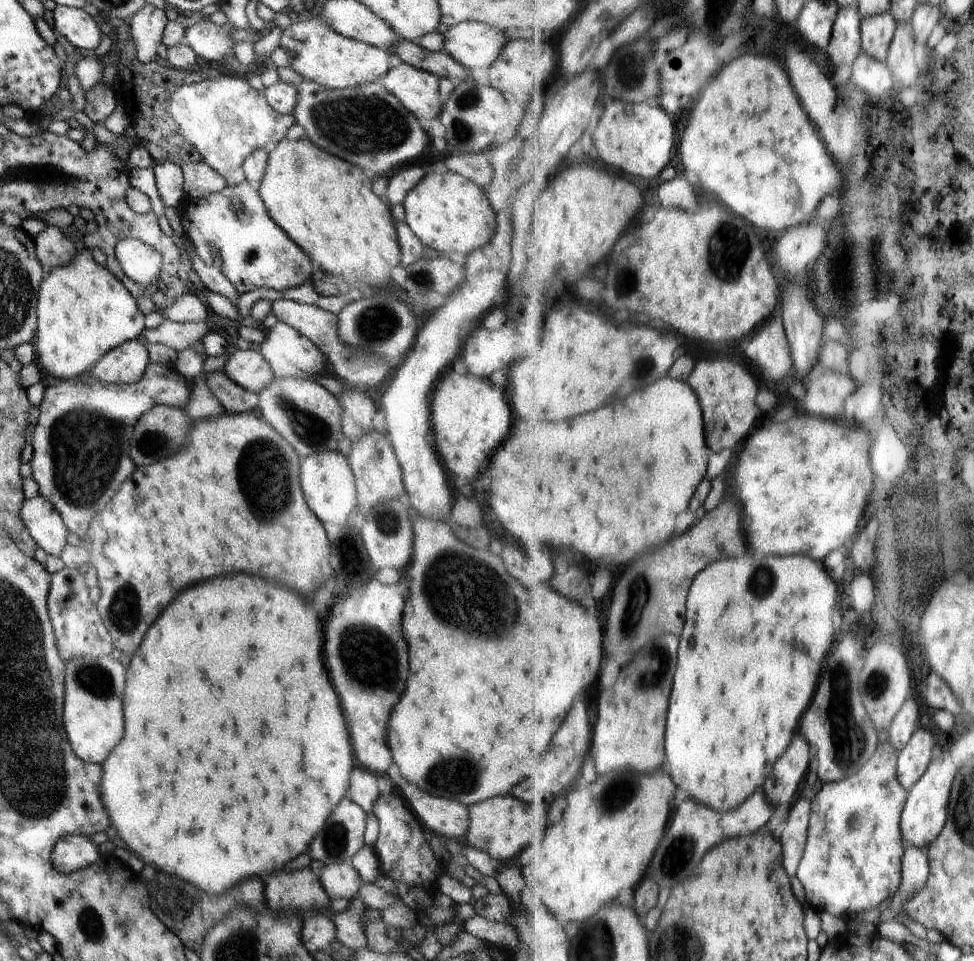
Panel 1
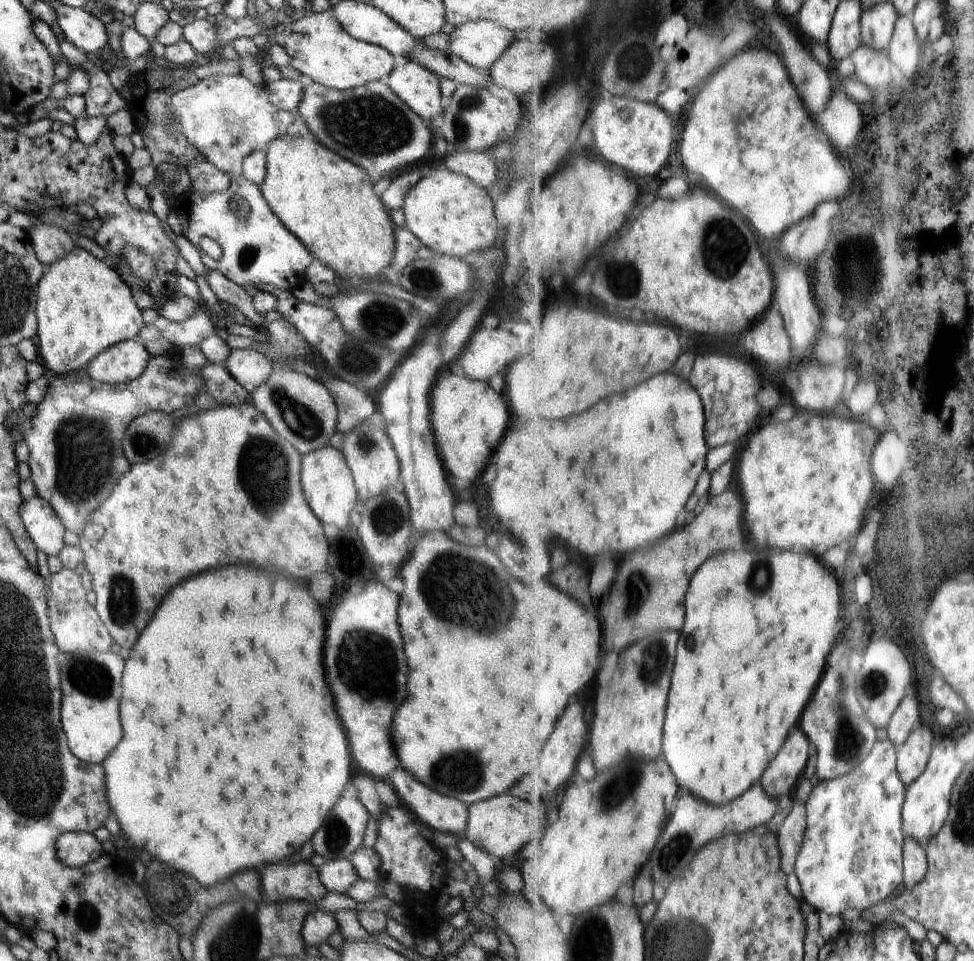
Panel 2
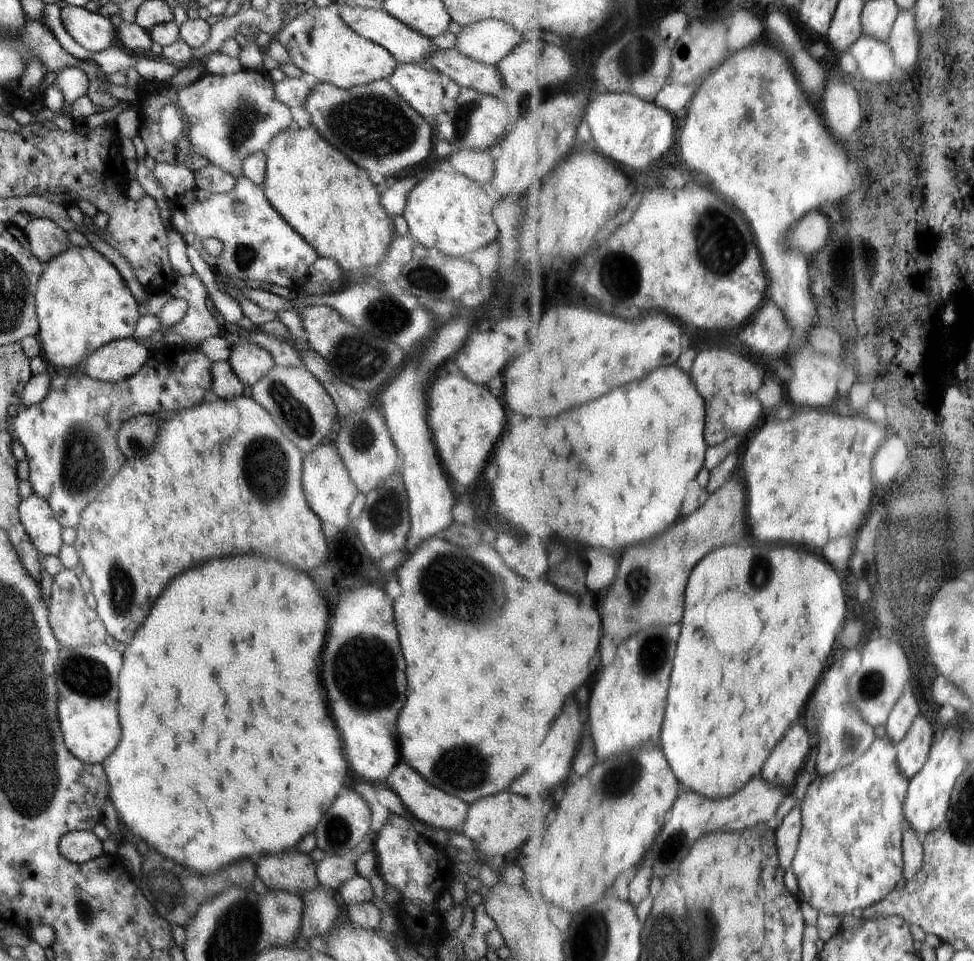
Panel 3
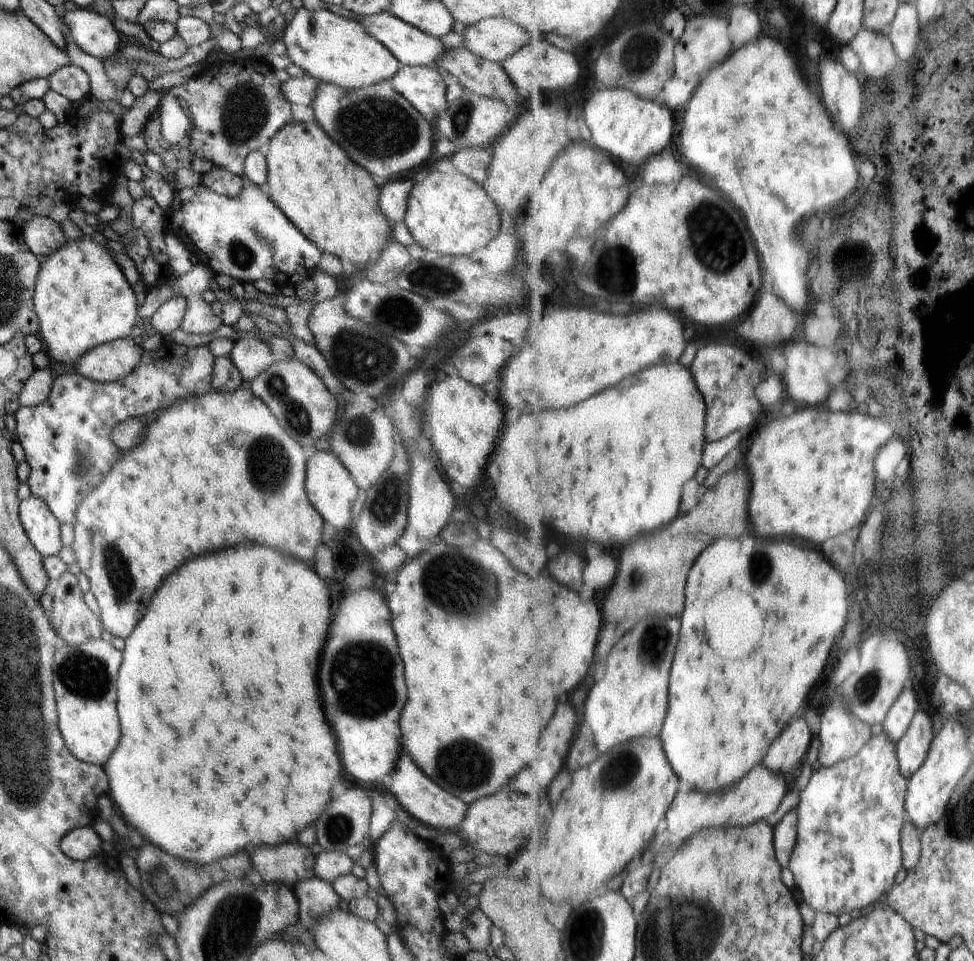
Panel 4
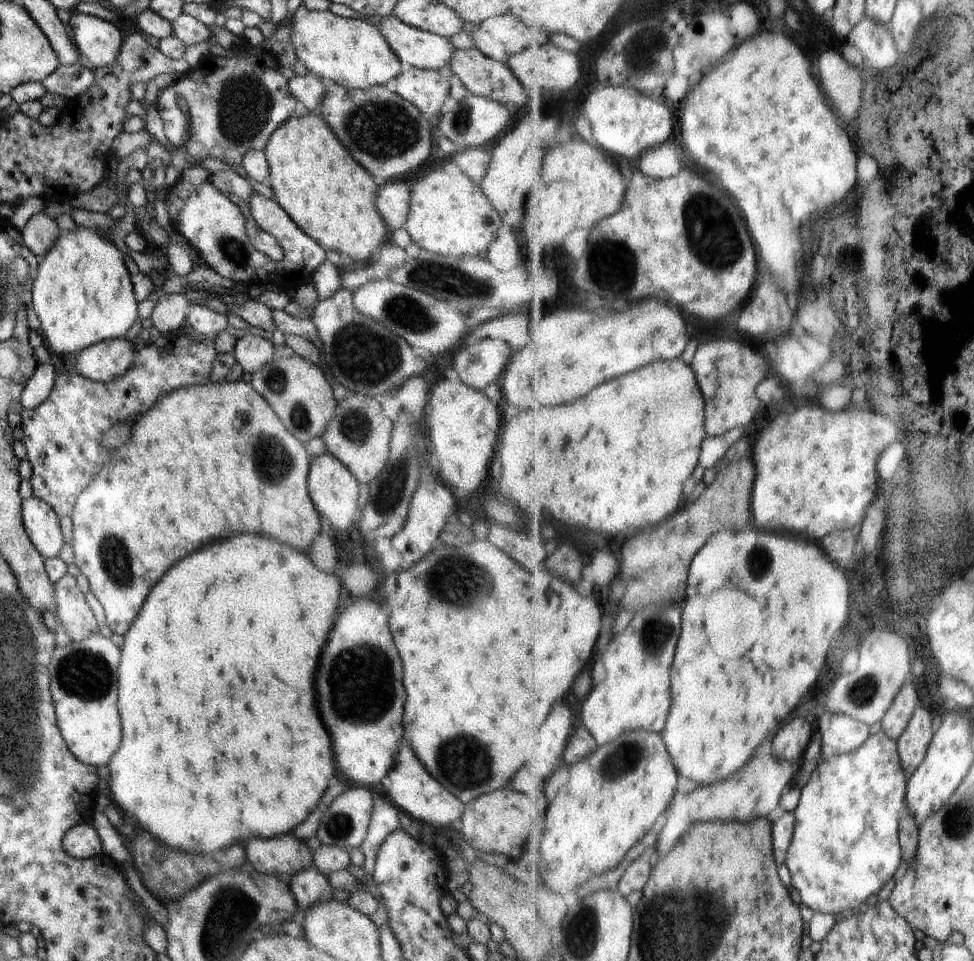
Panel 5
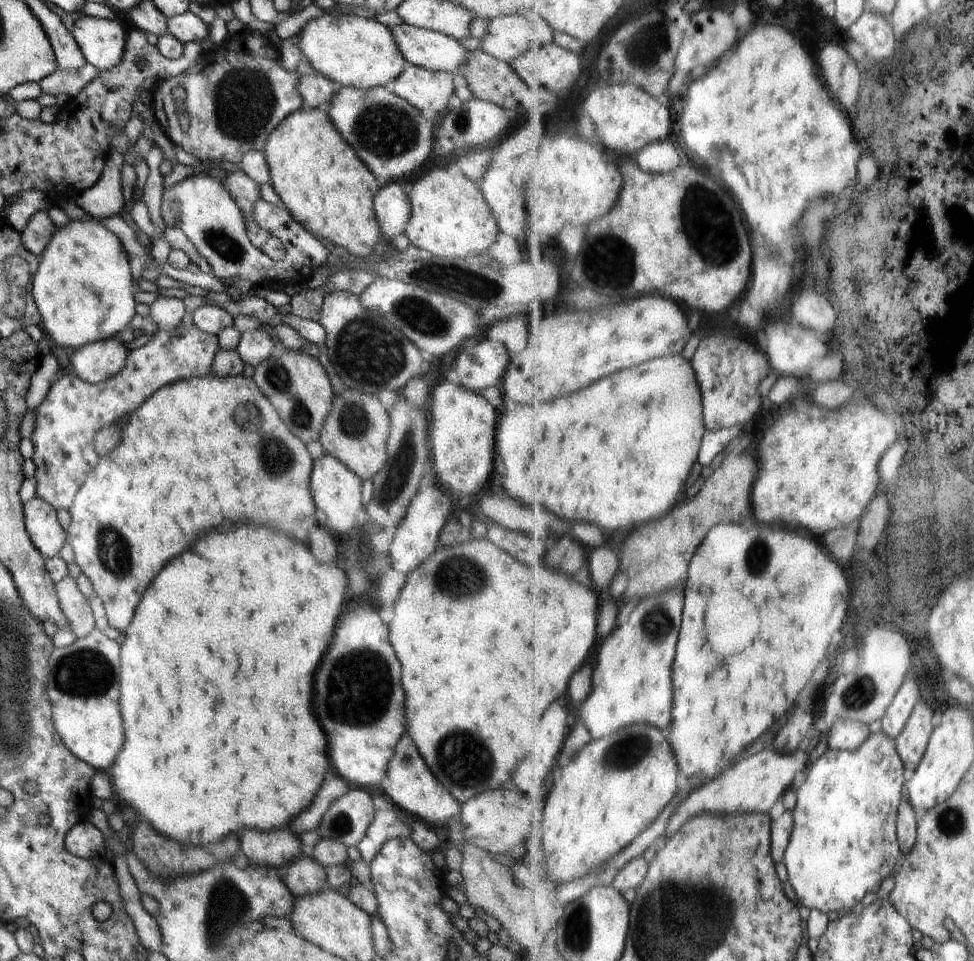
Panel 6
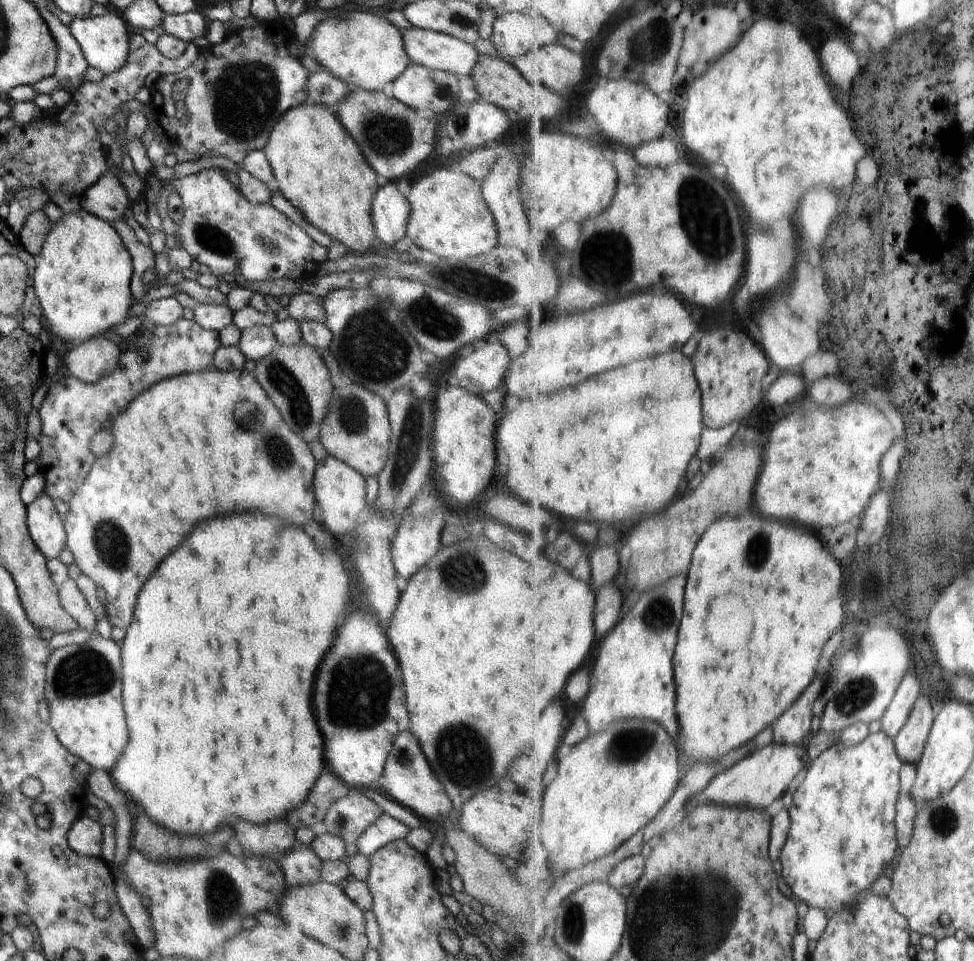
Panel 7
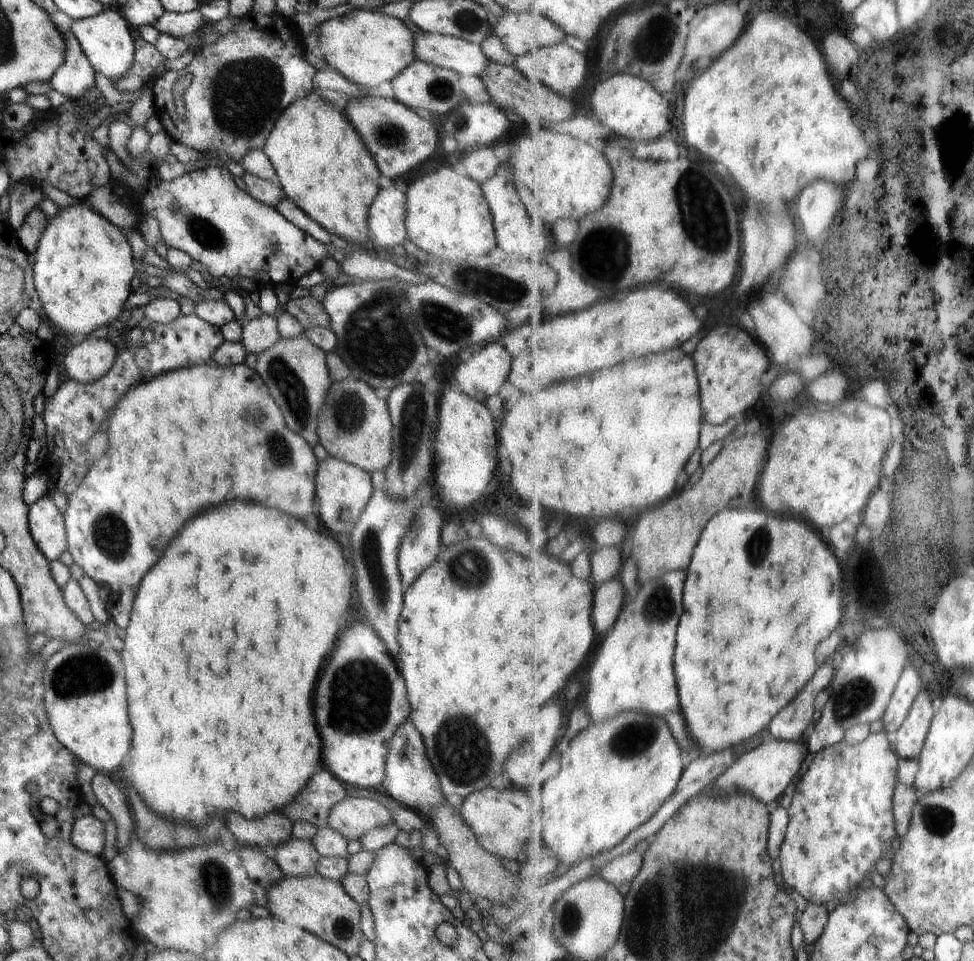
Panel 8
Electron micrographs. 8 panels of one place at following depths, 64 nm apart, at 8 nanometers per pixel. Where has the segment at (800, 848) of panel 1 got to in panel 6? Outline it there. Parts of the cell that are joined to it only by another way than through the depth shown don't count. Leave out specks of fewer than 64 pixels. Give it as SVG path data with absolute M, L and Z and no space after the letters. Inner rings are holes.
M786 810L779 819L773 821L774 846L772 849L772 856L775 857L780 878L787 884L787 886L790 885L791 881L785 861L785 854L790 846L790 842L792 842L794 822L795 818L791 810Z

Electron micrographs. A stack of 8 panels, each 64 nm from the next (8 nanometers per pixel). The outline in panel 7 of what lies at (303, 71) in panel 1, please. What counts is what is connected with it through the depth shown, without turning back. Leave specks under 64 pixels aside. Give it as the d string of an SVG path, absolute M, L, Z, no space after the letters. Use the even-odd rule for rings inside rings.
M352 9L342 15L324 18L316 26L316 30L310 34L305 46L312 48L316 56L314 60L317 60L326 72L330 72L332 76L340 78L349 87L366 91L381 90L386 82L393 81L400 76L400 73L404 72L404 69L408 68L411 63L406 50L404 50L404 42L402 42L402 32L400 30L394 24L390 24L386 18Z

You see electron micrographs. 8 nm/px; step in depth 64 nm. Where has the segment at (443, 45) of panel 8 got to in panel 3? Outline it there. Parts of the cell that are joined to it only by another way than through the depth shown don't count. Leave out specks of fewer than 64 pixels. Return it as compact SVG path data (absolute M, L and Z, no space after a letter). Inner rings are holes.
M343 4L338 7L340 18L344 20L354 32L363 38L382 46L392 57L400 63L422 63L424 58L432 55L438 47L432 39L424 37L420 32L409 28L406 24L399 22L394 16L387 14L383 9L364 9L361 7L348 7Z

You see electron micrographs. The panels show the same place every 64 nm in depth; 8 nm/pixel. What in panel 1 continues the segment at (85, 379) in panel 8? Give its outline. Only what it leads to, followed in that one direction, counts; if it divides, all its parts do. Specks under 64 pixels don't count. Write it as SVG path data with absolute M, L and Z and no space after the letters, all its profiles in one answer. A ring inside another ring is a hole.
M131 340L104 354L90 371L104 384L134 384L144 376L149 358L144 341Z

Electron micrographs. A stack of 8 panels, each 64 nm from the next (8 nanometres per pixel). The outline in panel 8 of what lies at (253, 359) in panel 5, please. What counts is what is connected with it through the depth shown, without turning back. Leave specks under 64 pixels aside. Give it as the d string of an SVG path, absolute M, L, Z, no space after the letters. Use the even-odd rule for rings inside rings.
M263 313L260 318L246 321L242 325L242 346L247 354L262 354L270 350L280 338L276 328L276 318L271 314Z

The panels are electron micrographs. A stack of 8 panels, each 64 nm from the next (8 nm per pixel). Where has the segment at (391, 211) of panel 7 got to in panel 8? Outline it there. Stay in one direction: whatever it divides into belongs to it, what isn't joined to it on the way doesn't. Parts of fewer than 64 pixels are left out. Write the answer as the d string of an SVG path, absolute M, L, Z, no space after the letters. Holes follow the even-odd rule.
M394 184L388 188L379 188L374 197L368 213L368 230L373 243L373 248L386 255L390 254L393 246L403 244L407 239L407 228L404 222L406 218L406 198Z

